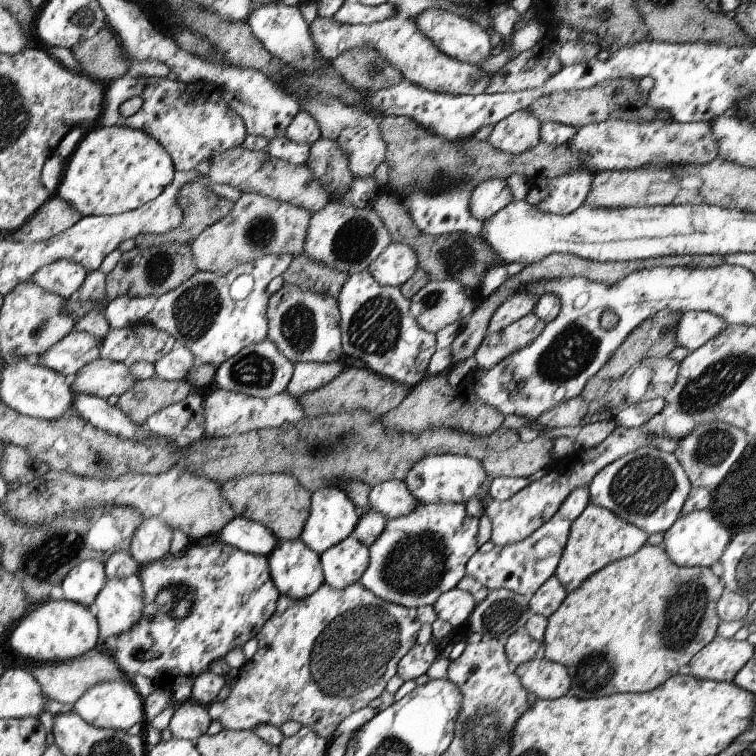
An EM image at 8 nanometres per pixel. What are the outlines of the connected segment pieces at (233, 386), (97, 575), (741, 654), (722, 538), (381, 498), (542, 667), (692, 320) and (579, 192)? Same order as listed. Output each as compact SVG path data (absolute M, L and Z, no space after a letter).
M268 338L258 344L249 344L221 364L217 368L213 387L267 399L286 391L293 374L294 363Z
M99 559L84 560L76 568L72 568L62 581L62 592L66 600L77 602L92 608L94 600L106 586L108 578L105 564Z
M713 640L690 660L689 674L700 680L732 683L742 666L752 658L754 648L748 640Z
M704 509L679 516L678 520L664 532L664 541L661 545L670 556L670 560L678 566L711 567L720 562L730 541L730 532L720 524L710 510Z
M390 479L373 486L368 500L372 509L382 514L387 521L408 516L420 504L410 494L406 482L398 479Z
M533 658L515 669L522 686L538 699L556 700L567 695L572 679L566 666L543 658Z
M688 311L682 313L676 328L676 342L679 346L694 352L726 328L727 322L708 311Z
M578 170L564 176L545 180L543 183L532 183L526 200L541 211L566 216L584 204L594 173Z

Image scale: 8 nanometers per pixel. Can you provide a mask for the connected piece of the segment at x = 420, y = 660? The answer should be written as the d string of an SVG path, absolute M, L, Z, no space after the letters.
M416 643L416 646L412 646L410 652L407 652L398 663L397 675L405 681L416 680L422 674L427 674L439 655L440 652L433 643Z

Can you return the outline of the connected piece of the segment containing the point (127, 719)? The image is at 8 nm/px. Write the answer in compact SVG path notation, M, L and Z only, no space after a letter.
M122 680L92 686L74 704L73 710L91 725L116 730L126 730L136 722L142 723L145 714L140 694L132 684L128 686L128 682Z

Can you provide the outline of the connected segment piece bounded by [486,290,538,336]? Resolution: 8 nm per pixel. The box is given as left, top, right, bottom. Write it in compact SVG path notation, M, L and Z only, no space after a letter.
M526 290L514 293L492 315L486 336L494 334L494 332L502 332L510 324L514 324L514 322L520 320L523 316L530 314L534 310L534 306L536 306L537 299L537 295L530 294Z

